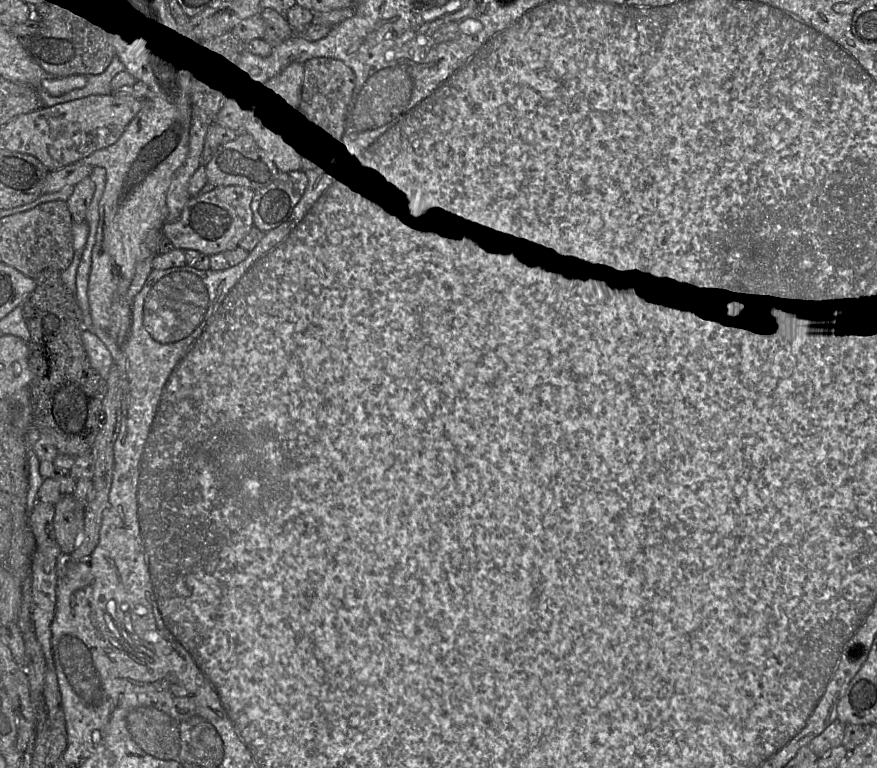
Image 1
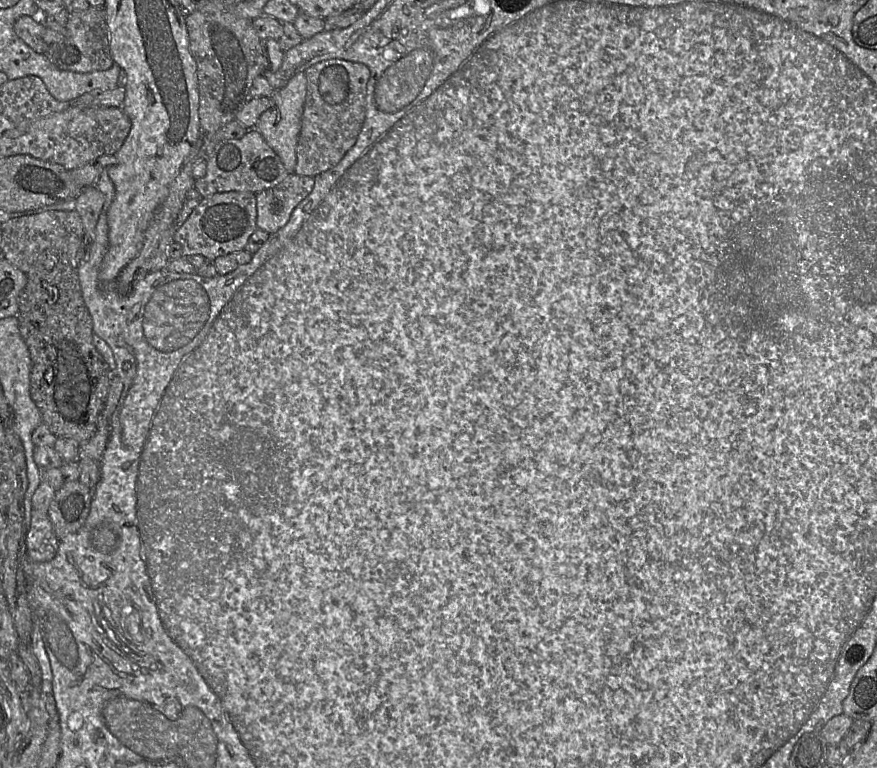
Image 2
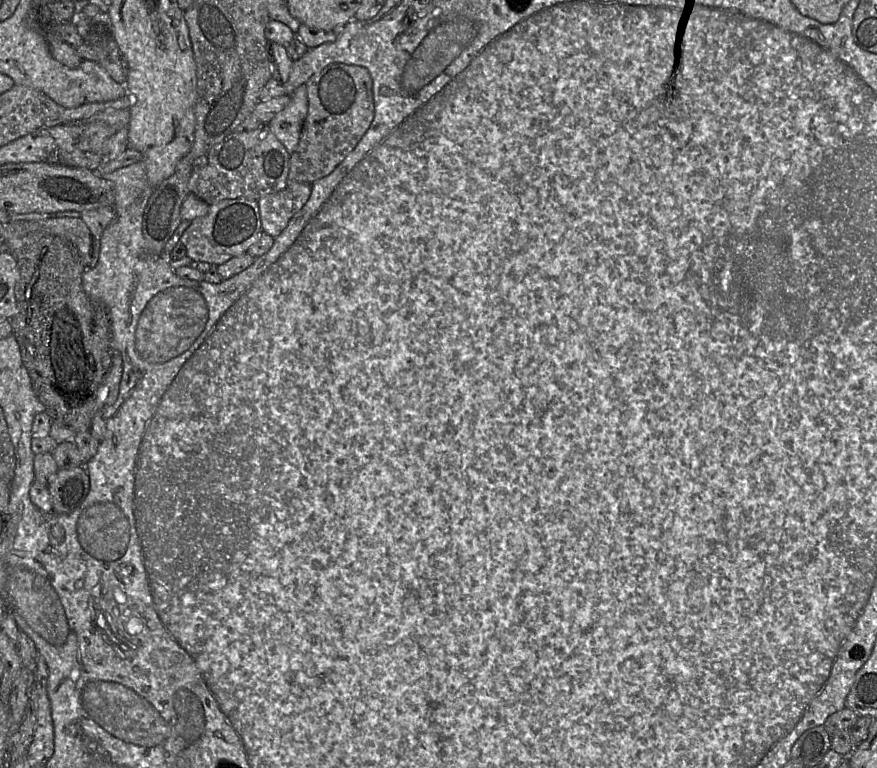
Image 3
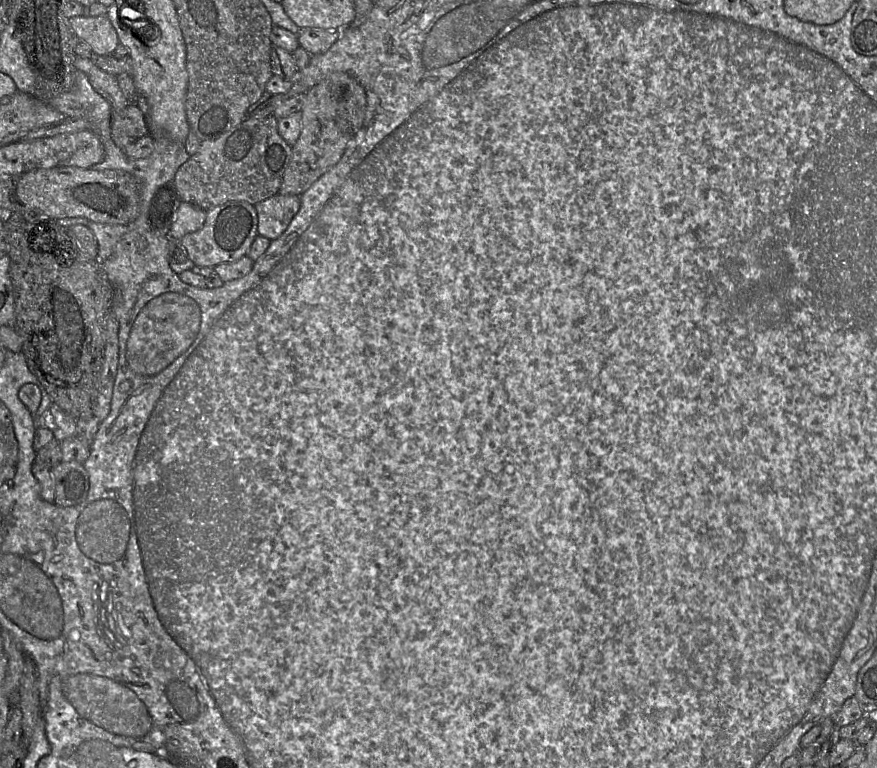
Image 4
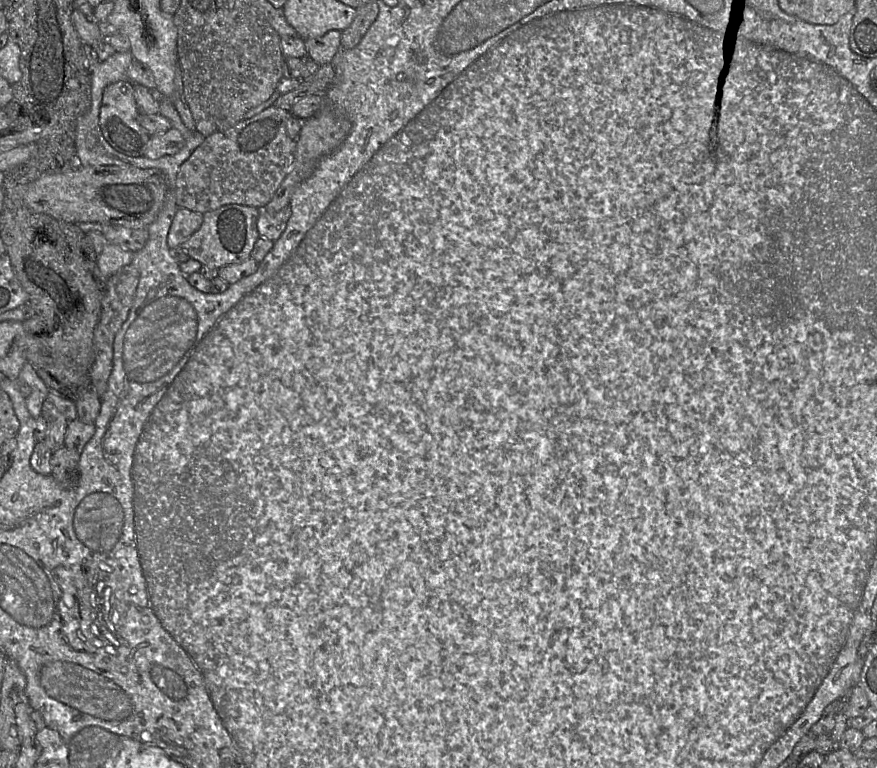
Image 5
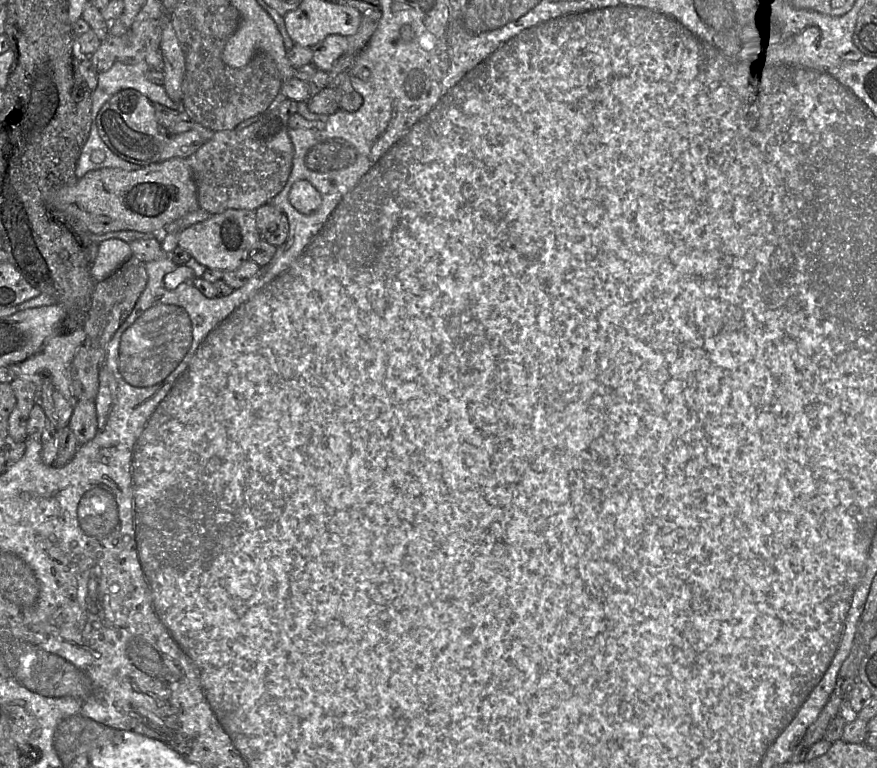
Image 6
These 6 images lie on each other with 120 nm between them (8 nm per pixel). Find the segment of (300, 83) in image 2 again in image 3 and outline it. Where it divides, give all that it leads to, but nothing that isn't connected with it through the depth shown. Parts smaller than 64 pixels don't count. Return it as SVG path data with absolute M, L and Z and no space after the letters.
M303 84L290 94L290 102L287 107L277 113L268 123L273 134L289 154L292 154L297 148L307 108L306 85Z

